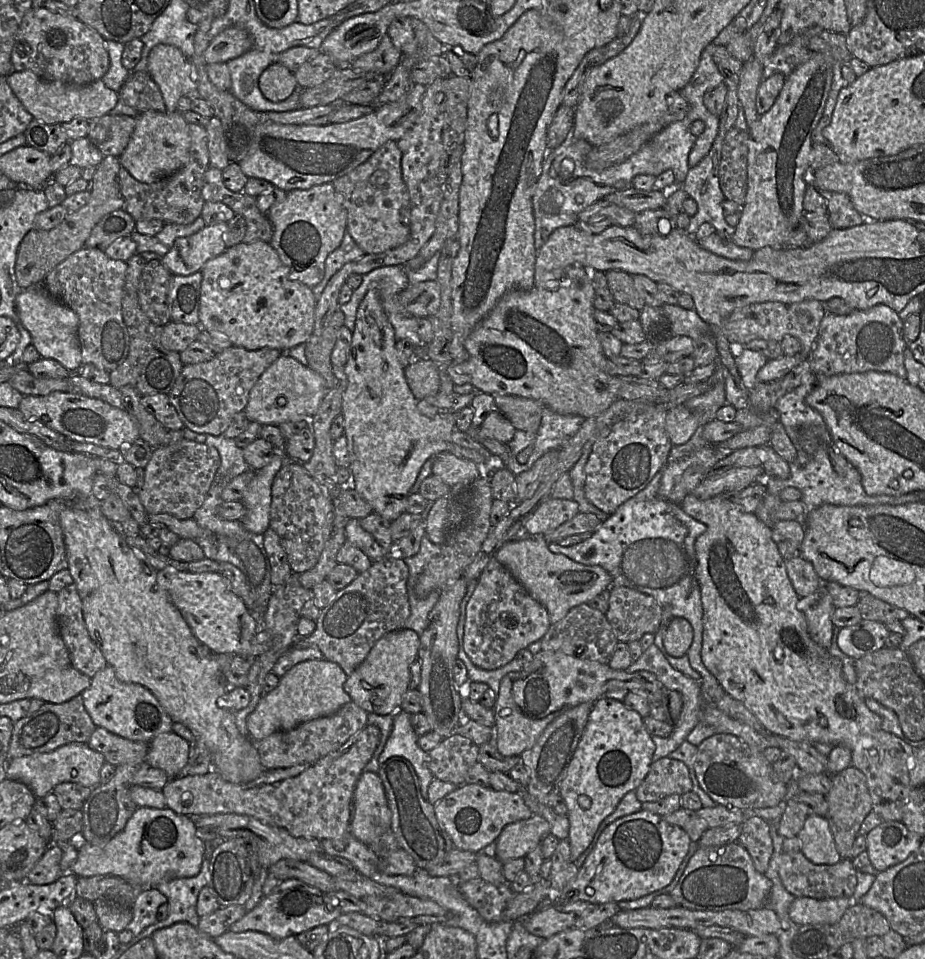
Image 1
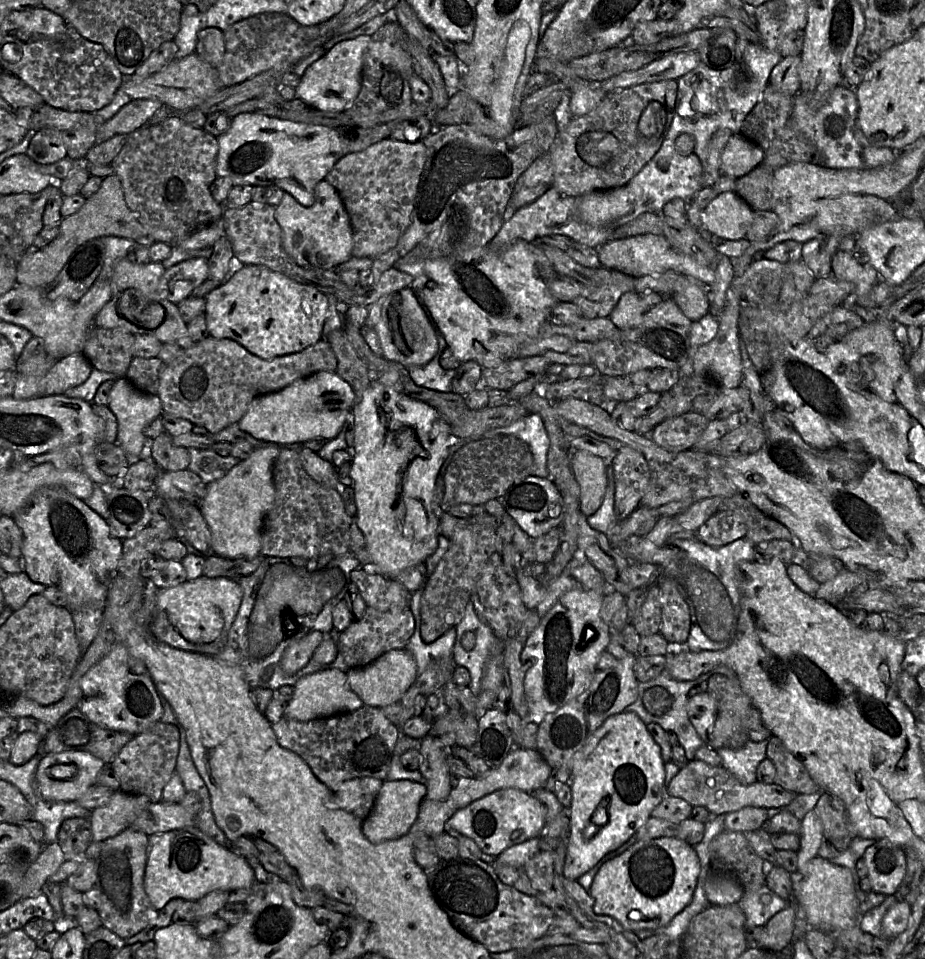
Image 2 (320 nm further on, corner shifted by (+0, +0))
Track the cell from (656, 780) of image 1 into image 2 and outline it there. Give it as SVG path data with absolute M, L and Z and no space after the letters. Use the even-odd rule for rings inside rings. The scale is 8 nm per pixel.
M700 760L689 761L684 767L680 768L668 784L665 794L682 798L692 807L703 806L712 816L725 815L749 806L765 809L785 808L796 796L796 794L775 783L755 782L750 785L743 785L723 766L711 766Z

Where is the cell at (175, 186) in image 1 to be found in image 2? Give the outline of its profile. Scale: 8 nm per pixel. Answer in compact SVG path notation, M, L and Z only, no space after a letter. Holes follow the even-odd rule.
M174 114L156 125L142 126L128 135L126 144L111 166L122 184L127 206L147 230L146 242L163 242L175 246L197 229L222 217L224 206L214 200L210 190L217 177L218 150L218 137L204 128L187 124L180 114Z

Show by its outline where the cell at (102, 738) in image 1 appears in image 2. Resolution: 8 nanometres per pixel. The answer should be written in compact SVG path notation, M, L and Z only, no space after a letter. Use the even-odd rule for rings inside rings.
M157 721L145 731L134 735L110 763L119 781L119 791L144 795L152 802L161 801L163 789L176 770L178 752L179 731L170 723Z

